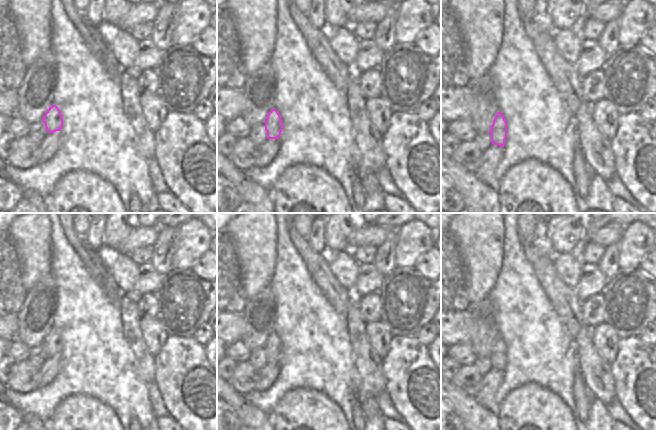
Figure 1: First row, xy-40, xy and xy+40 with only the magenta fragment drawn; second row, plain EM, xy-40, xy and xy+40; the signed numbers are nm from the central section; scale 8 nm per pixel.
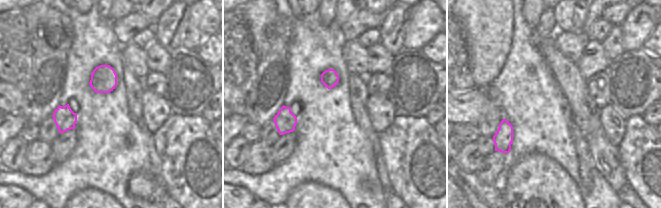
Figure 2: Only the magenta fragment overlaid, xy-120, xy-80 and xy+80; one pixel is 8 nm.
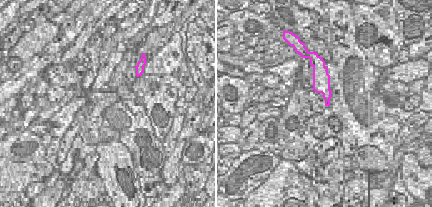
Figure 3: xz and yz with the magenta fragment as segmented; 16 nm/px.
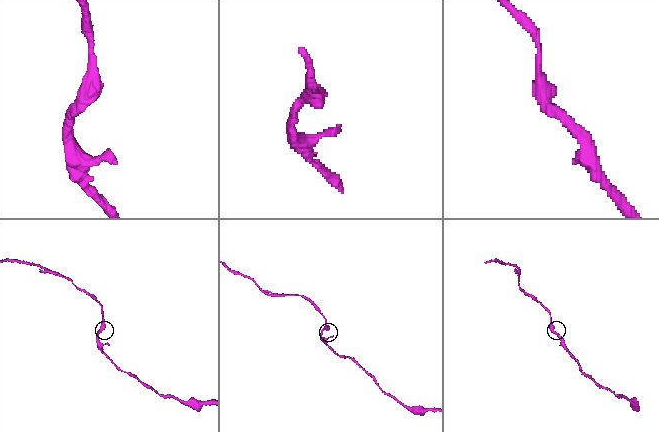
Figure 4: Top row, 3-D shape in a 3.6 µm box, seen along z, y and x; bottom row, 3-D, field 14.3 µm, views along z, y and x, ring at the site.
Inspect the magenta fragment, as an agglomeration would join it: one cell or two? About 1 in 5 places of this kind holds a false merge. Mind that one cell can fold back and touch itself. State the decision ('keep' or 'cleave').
keep

